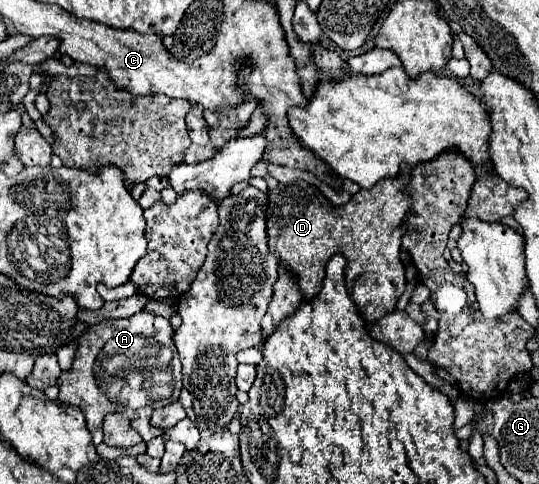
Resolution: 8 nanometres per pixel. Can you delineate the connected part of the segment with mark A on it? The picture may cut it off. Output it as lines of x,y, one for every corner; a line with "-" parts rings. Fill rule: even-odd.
139,311
129,319
109,319
99,325
91,325
87,333
79,337
79,349
75,351
75,359
69,371
63,371
59,375
59,401
67,405
77,405
87,419
87,427
93,435
93,445
99,445
103,439
101,431
101,421
107,413
113,411
127,411
133,409
135,415
135,431
143,437
143,441
149,441
157,435
163,435
159,427
151,425
151,413
157,407
165,407
173,401
177,401
179,391
183,385
181,377
181,363
179,363
179,353
175,351
173,345
173,329
169,325
169,319

